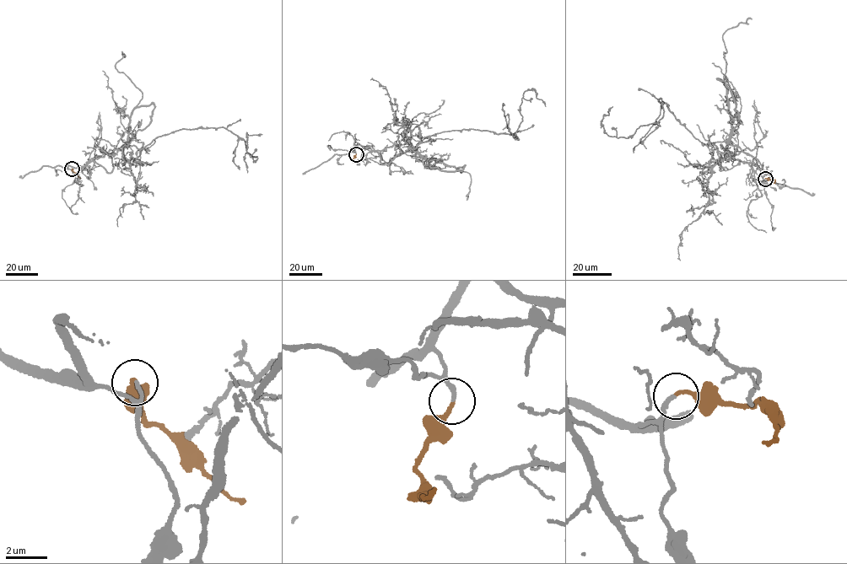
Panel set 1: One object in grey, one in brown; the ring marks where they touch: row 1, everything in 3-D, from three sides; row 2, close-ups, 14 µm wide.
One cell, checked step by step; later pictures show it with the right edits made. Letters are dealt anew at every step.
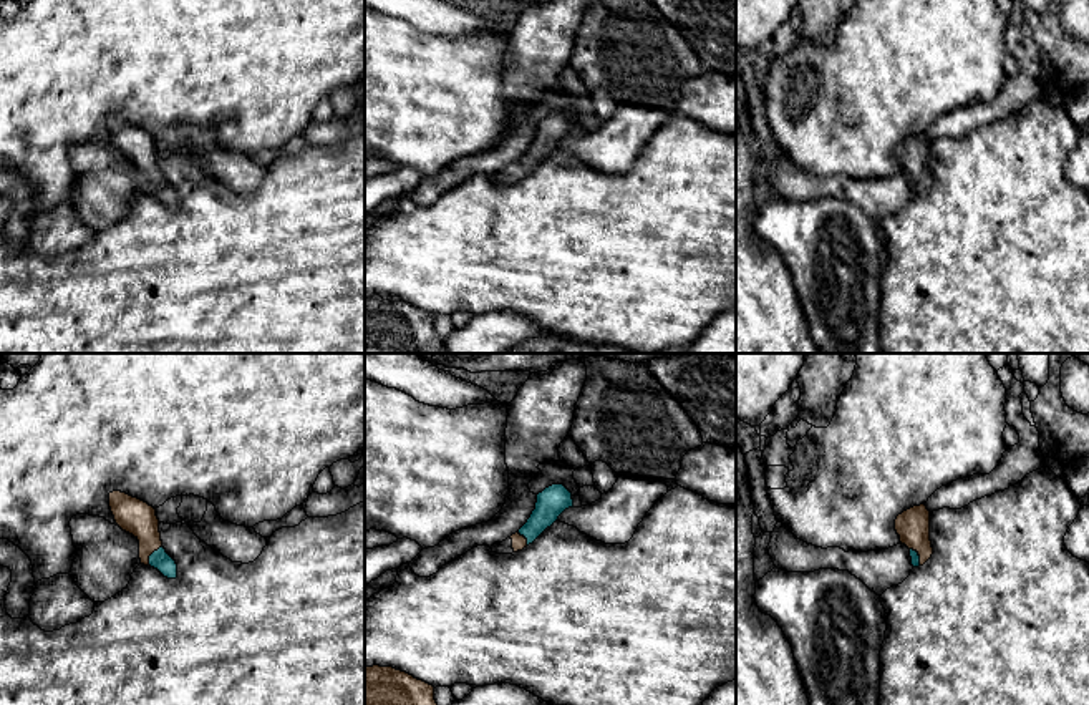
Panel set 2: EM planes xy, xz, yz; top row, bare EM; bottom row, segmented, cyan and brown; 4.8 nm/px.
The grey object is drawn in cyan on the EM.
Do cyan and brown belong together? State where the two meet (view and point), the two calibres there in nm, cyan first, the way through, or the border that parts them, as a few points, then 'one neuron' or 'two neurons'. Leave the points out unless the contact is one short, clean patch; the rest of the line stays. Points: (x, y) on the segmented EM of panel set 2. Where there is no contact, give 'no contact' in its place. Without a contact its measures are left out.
contact xy (151, 554); calibres 100 and 170 nm; way xy (159, 559), (151, 554), (148, 531), (135, 516); one neuron

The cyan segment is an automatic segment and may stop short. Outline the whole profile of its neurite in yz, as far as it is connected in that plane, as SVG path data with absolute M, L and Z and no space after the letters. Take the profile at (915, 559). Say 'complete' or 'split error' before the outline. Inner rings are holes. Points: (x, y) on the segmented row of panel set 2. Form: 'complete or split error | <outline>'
split error | M925 504L913 506L895 519L900 542L910 549L912 566L923 566L933 554L930 541L930 511Z

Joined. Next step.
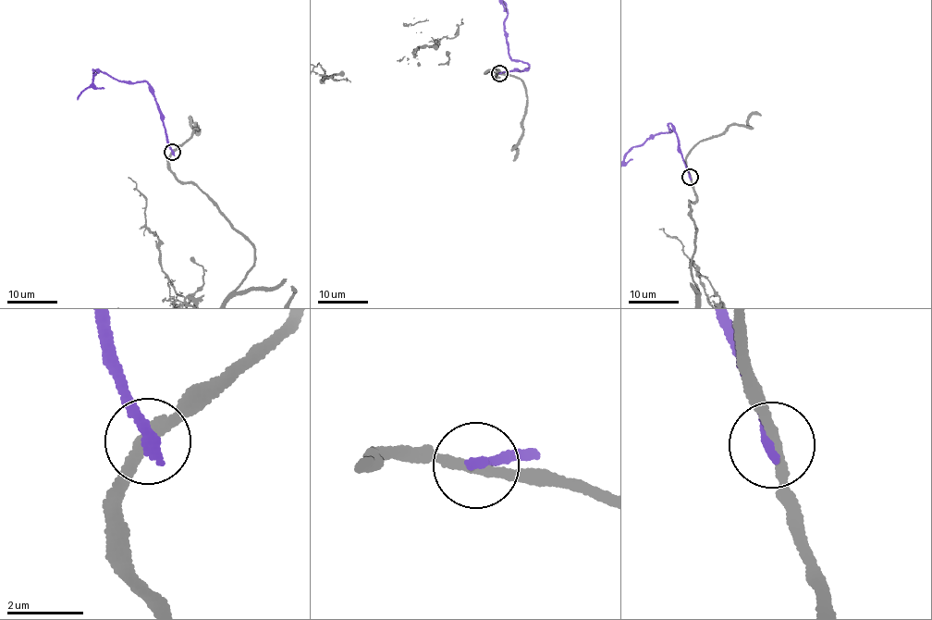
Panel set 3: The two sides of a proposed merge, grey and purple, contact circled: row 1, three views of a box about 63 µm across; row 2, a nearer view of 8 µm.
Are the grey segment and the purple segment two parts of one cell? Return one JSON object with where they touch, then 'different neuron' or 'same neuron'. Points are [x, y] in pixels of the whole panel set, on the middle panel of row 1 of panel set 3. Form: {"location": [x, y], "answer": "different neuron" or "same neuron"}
{"location": [499, 73], "answer": "different neuron"}

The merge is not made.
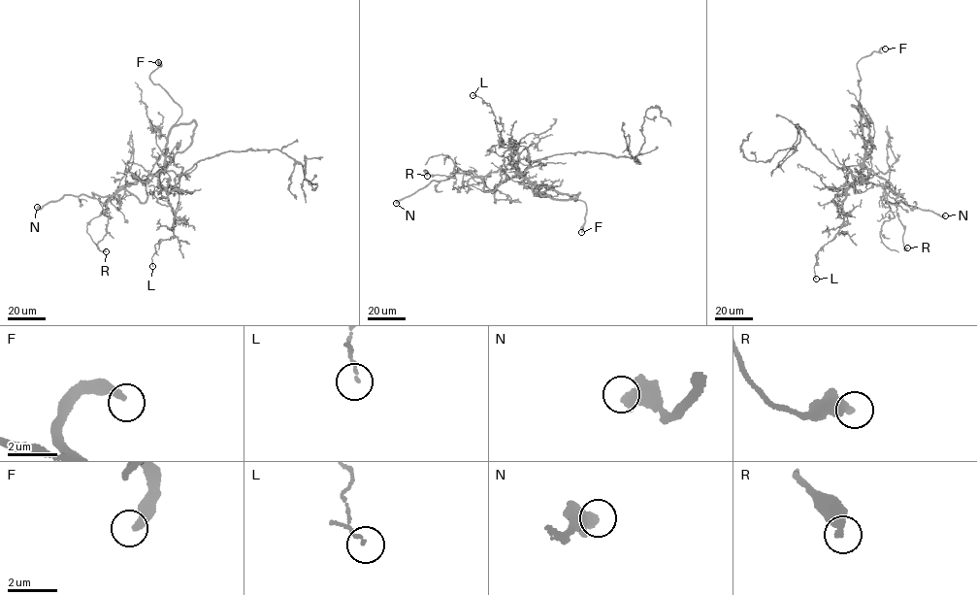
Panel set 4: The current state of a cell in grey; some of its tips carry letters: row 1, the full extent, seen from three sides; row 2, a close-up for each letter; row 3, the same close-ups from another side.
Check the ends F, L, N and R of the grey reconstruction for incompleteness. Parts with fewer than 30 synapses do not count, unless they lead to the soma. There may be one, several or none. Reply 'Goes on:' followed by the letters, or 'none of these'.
Goes on: F

